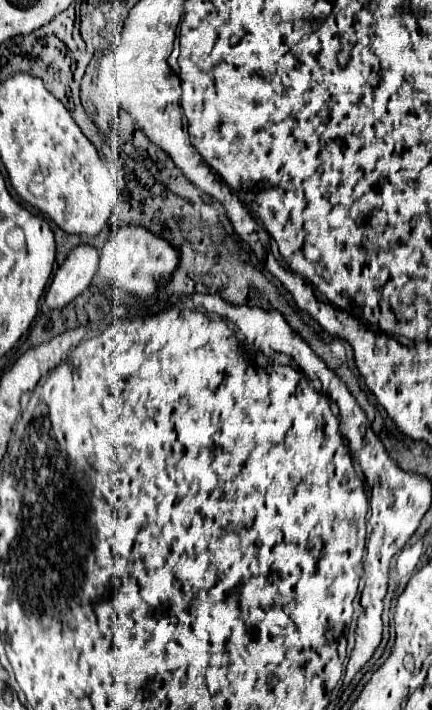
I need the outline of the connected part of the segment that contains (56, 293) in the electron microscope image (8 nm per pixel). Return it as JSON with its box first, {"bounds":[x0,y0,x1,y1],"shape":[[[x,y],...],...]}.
{"bounds":[46,244,100,310],"shape":[[[76,244],[66,260],[58,266],[54,272],[48,290],[46,290],[46,302],[50,310],[60,310],[68,302],[72,302],[78,294],[82,294],[98,268],[100,254],[90,244]]]}

